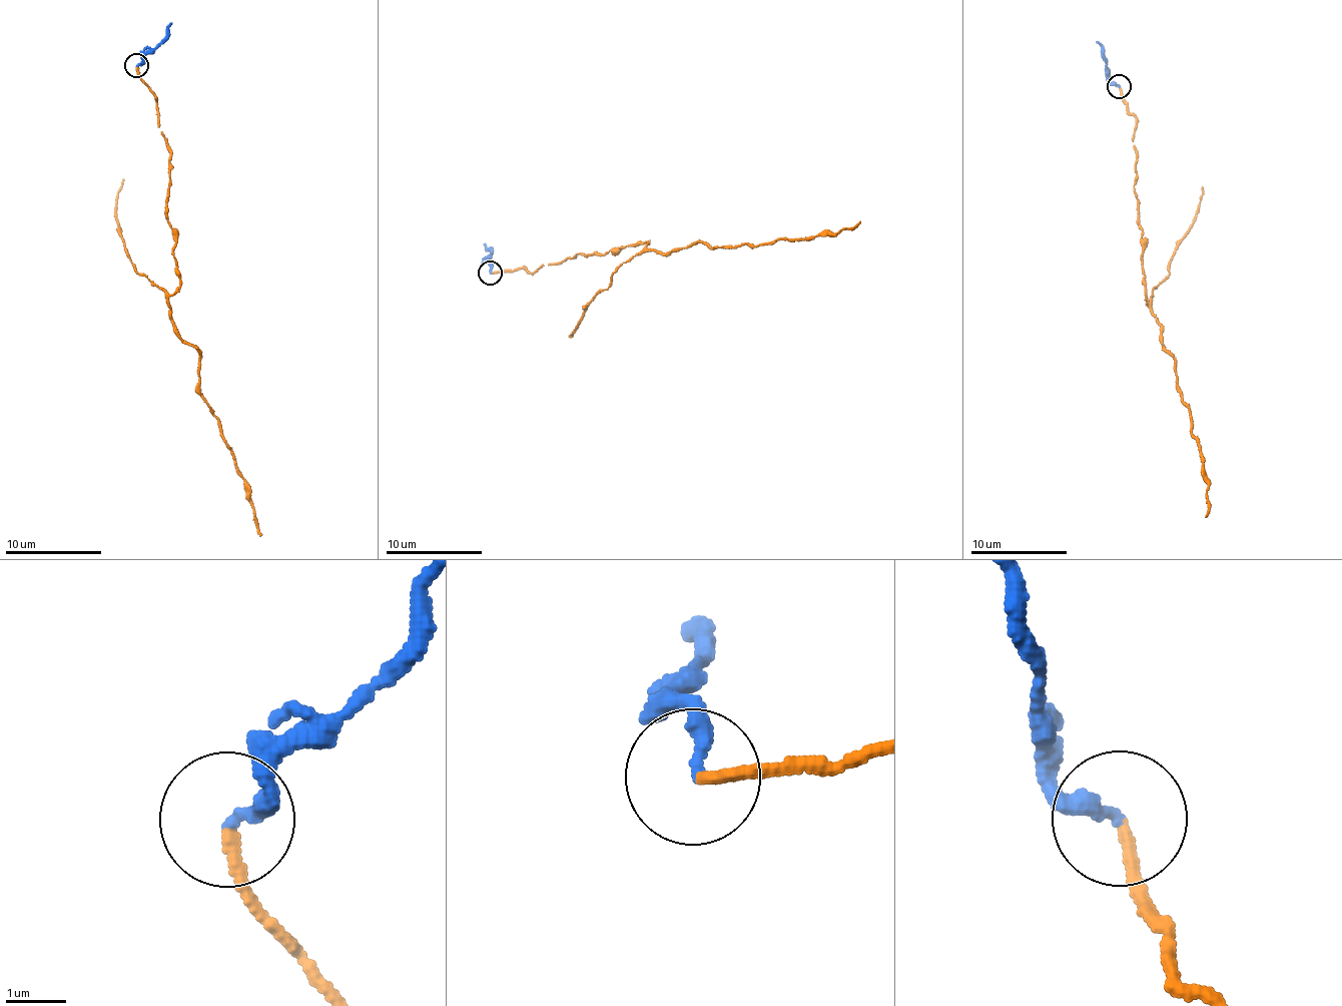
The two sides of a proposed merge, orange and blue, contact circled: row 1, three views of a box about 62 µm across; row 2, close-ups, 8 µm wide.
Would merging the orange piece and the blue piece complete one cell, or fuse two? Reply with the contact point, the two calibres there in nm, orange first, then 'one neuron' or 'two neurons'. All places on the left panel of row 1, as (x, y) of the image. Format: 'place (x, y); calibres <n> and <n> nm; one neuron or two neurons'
place (136, 65); calibres 170 and 220 nm; one neuron

